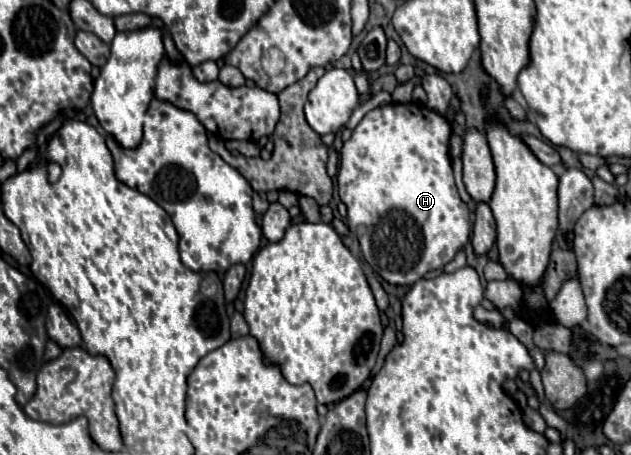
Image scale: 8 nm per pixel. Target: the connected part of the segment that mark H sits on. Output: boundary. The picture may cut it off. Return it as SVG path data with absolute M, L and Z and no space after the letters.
M419 101L387 103L371 109L341 147L337 189L341 201L347 205L347 227L357 237L363 259L387 283L413 285L429 271L447 265L457 249L469 241L469 209L455 187L449 137L449 121L427 105Z

